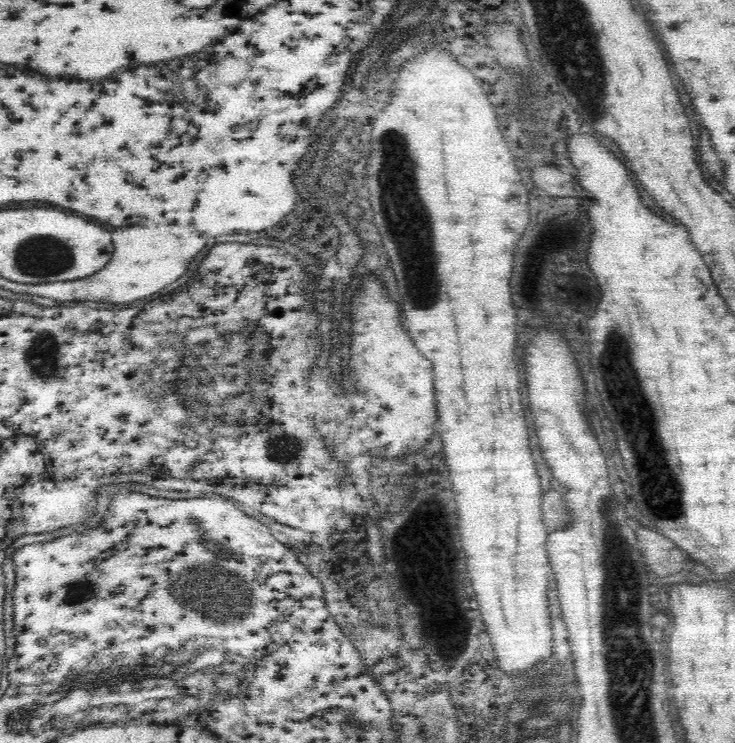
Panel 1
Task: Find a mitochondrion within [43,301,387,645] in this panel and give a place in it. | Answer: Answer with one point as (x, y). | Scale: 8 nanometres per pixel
(224, 594)

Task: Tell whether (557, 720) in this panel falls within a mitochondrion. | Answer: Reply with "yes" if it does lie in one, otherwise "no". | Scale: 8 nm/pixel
no

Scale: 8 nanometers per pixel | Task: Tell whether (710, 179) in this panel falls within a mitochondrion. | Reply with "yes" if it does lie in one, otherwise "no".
no

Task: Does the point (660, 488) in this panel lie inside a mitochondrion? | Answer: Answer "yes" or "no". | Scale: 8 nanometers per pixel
yes

